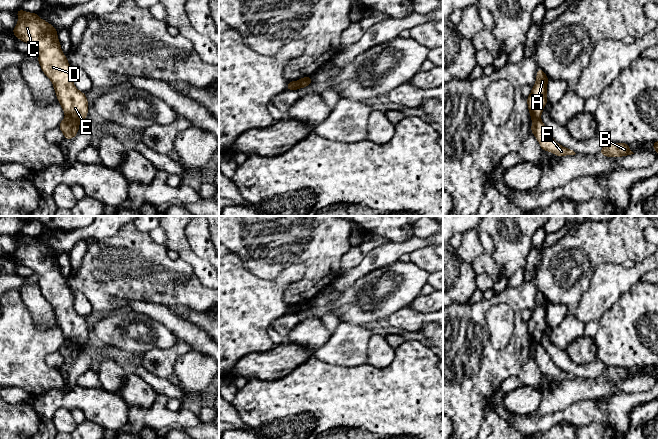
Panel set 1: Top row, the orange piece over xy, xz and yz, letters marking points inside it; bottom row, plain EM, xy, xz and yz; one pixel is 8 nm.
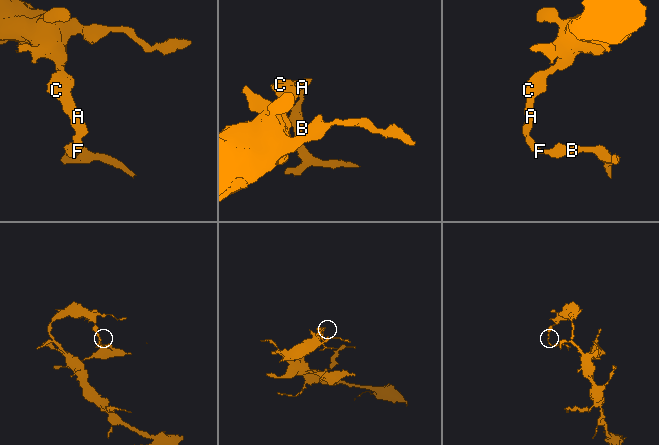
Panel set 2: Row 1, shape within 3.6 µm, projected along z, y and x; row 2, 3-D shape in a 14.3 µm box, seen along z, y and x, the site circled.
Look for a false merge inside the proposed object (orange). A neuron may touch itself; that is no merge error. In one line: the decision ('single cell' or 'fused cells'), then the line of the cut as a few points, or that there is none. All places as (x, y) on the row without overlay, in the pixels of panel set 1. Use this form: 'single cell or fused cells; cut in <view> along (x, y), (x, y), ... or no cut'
fused cells; cut in xy along (66, 340), (78, 346)

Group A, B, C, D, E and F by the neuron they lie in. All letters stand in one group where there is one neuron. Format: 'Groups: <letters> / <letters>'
Groups: A C D E / B F

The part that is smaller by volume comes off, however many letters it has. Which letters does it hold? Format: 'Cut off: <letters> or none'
Cut off: B, F

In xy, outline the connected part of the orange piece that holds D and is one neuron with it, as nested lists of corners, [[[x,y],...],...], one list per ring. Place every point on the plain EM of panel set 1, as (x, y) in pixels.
[[[19,233],[18,247],[12,257],[21,265],[29,267],[38,276],[38,286],[44,298],[51,304],[57,323],[66,339],[81,347],[88,338],[85,317],[73,308],[71,291],[61,274],[57,254],[38,241]]]

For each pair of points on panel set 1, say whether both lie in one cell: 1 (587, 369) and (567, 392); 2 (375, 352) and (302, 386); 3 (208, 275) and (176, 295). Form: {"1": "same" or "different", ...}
{"1": "different", "2": "different", "3": "different"}

